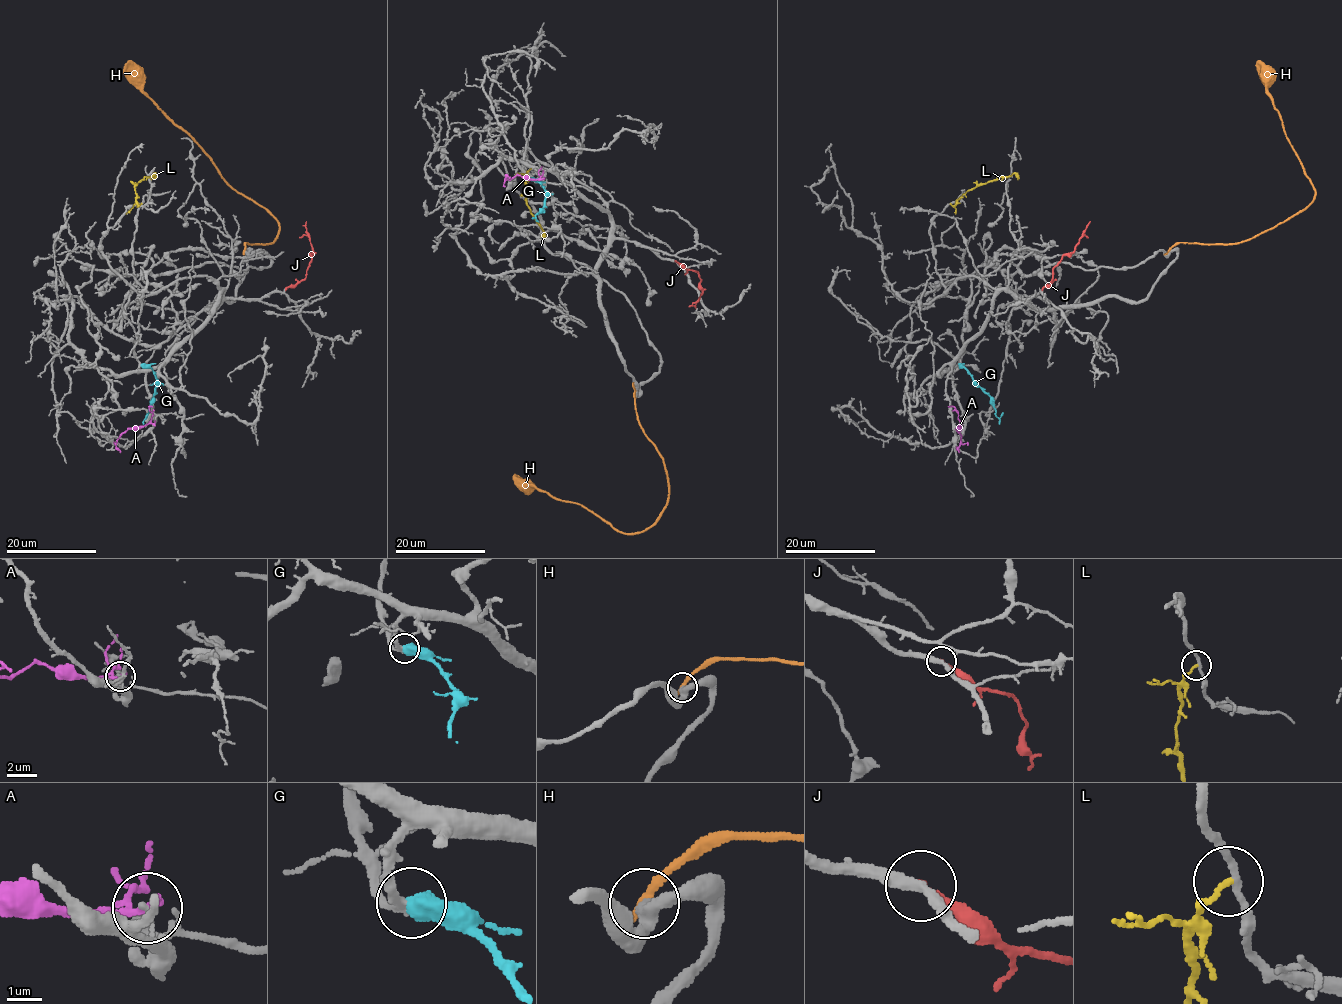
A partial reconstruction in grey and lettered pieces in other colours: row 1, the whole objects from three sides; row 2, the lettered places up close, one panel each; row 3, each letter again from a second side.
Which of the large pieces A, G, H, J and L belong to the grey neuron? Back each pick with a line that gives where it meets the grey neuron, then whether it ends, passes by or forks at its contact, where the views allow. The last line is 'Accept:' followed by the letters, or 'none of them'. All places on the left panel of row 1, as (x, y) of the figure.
G: meets grey at (141, 365); it ends there
J: meets grey at (286, 289); it ends there
Accept: G, J

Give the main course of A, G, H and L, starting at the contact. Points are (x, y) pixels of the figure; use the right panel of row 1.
A: (961, 423), (956, 429), (961, 440), (959, 452)
G: (959, 365), (990, 397), (997, 417), (1003, 412)
H: (1168, 251), (1180, 242), (1238, 243), (1298, 214), (1315, 196), (1266, 90), (1264, 69), (1256, 61)
L: (950, 204), (954, 205), (969, 190), (995, 180), (1014, 173), (1017, 179)

